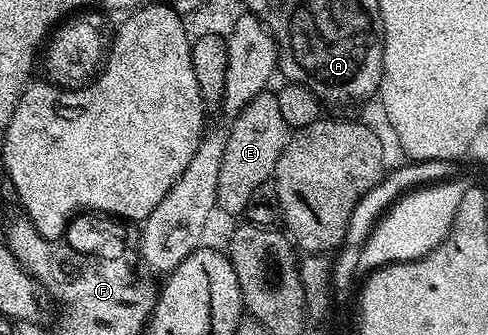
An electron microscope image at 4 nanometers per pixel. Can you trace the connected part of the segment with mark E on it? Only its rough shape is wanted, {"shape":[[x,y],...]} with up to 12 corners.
{"shape":[[275,93],[227,127],[217,207],[243,215],[275,175],[290,127]]}

